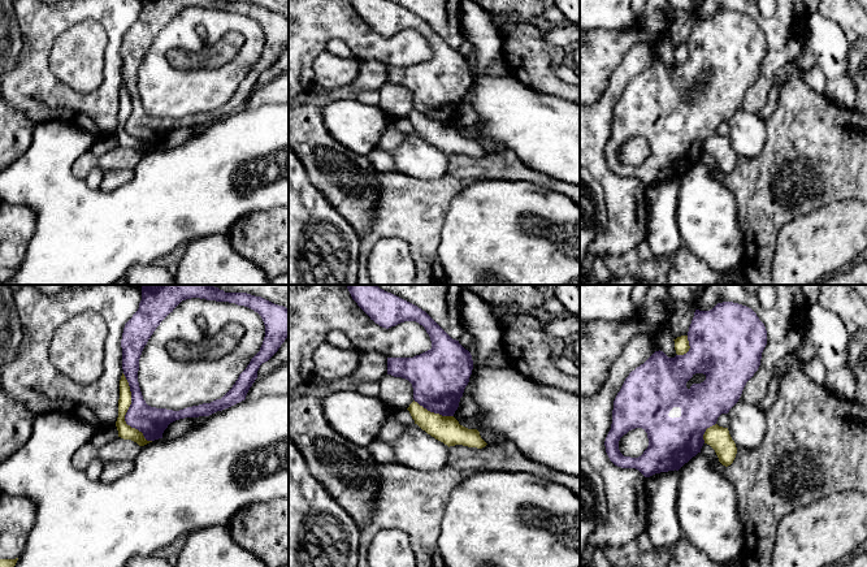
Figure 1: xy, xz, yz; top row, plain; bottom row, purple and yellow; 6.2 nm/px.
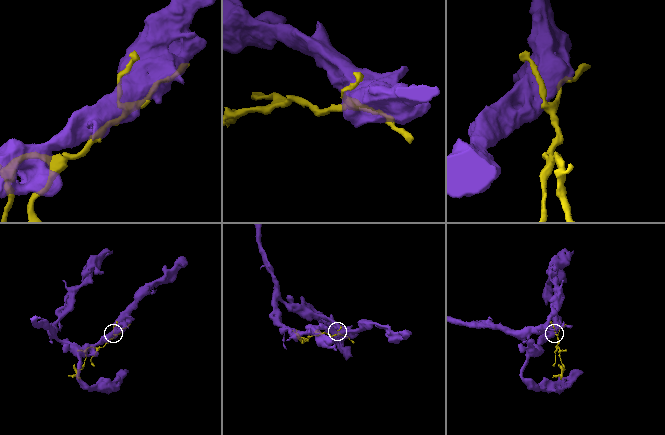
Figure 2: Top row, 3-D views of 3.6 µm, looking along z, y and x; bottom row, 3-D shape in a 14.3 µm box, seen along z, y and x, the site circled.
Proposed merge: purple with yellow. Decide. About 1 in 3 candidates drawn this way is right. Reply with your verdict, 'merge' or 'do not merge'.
do not merge

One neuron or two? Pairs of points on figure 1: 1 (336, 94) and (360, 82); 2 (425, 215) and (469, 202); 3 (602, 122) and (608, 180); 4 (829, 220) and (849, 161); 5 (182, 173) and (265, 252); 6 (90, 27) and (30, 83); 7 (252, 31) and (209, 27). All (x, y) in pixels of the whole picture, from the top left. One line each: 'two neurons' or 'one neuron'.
1: one neuron
2: two neurons
3: one neuron
4: two neurons
5: two neurons
6: two neurons
7: one neuron

